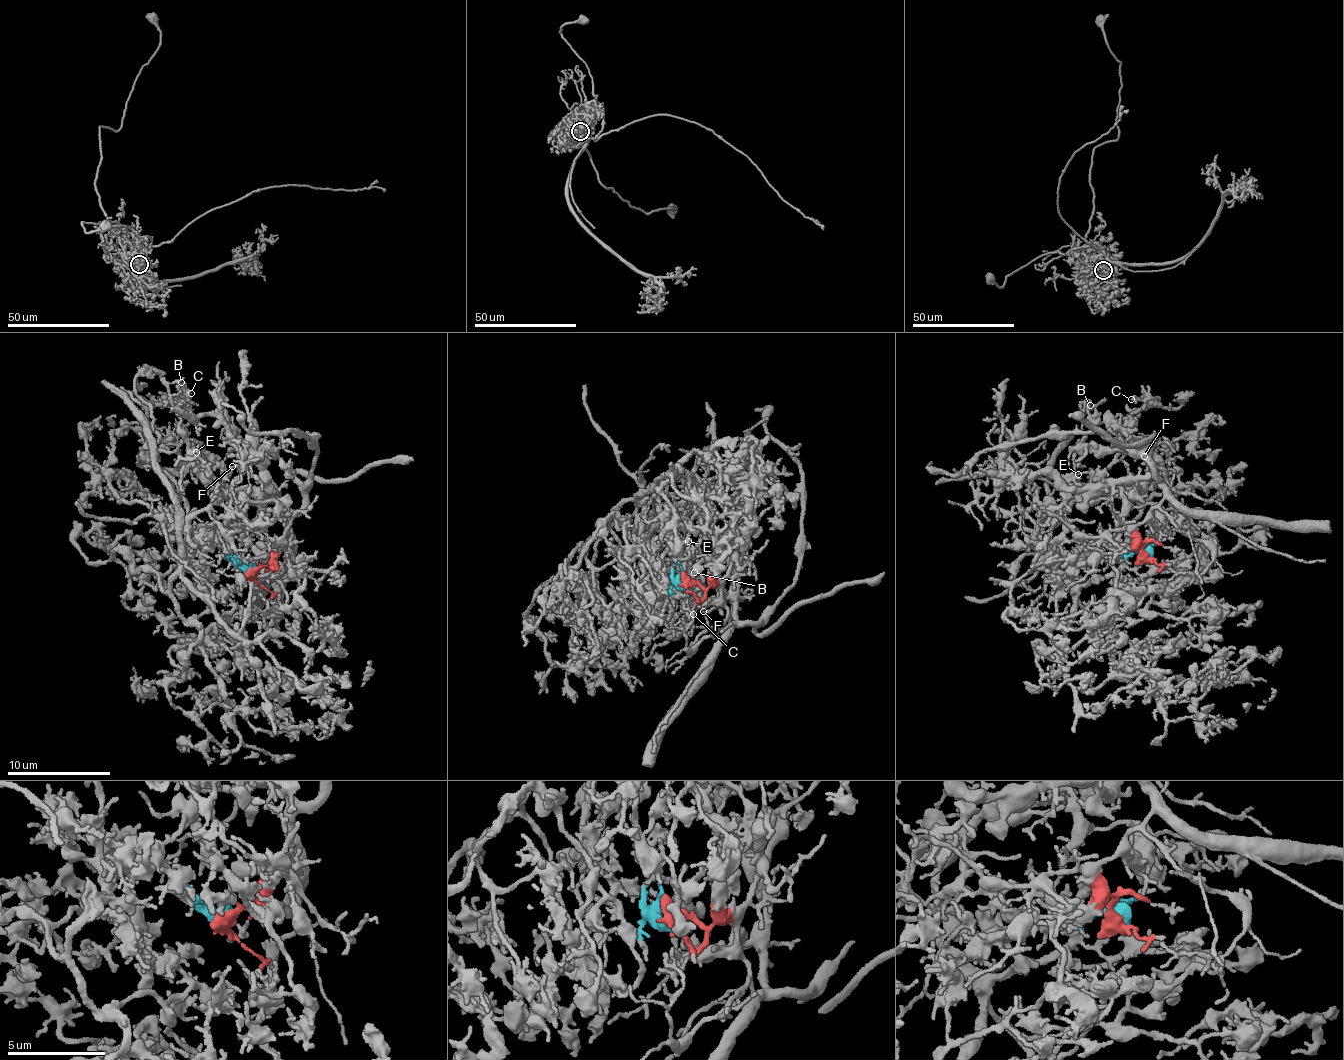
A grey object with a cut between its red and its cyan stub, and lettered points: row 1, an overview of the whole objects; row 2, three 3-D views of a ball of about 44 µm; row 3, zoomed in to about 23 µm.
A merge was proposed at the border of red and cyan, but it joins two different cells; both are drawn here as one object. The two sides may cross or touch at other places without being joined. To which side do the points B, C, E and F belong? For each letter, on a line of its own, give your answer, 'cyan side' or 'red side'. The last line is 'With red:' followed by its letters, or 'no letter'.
B: cyan side
C: cyan side
E: cyan side
F: red side
With red: F

